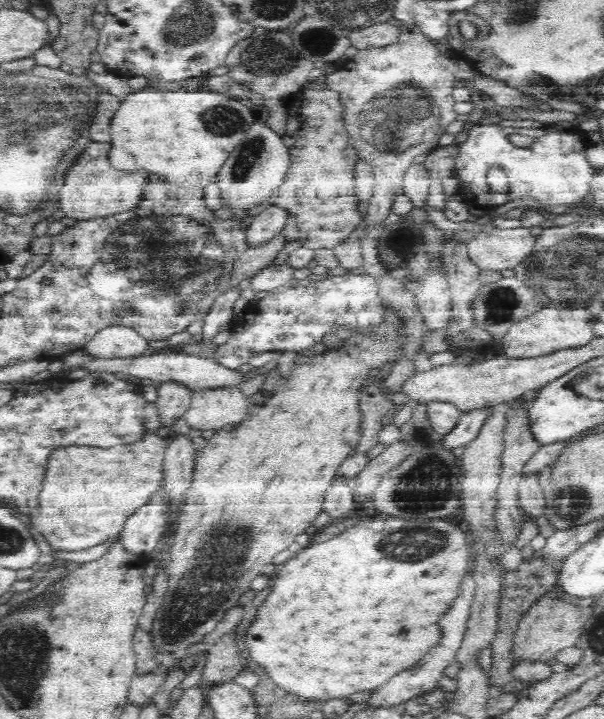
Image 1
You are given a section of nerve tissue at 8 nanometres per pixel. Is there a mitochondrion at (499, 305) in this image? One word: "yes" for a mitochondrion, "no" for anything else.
yes

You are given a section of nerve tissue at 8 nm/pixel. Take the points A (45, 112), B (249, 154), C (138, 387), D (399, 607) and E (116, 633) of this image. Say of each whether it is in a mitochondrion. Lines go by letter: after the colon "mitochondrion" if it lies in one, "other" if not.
A: mitochondrion
B: mitochondrion
C: other
D: other
E: other

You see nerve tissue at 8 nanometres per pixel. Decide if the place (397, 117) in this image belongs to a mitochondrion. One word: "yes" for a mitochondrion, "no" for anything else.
yes

